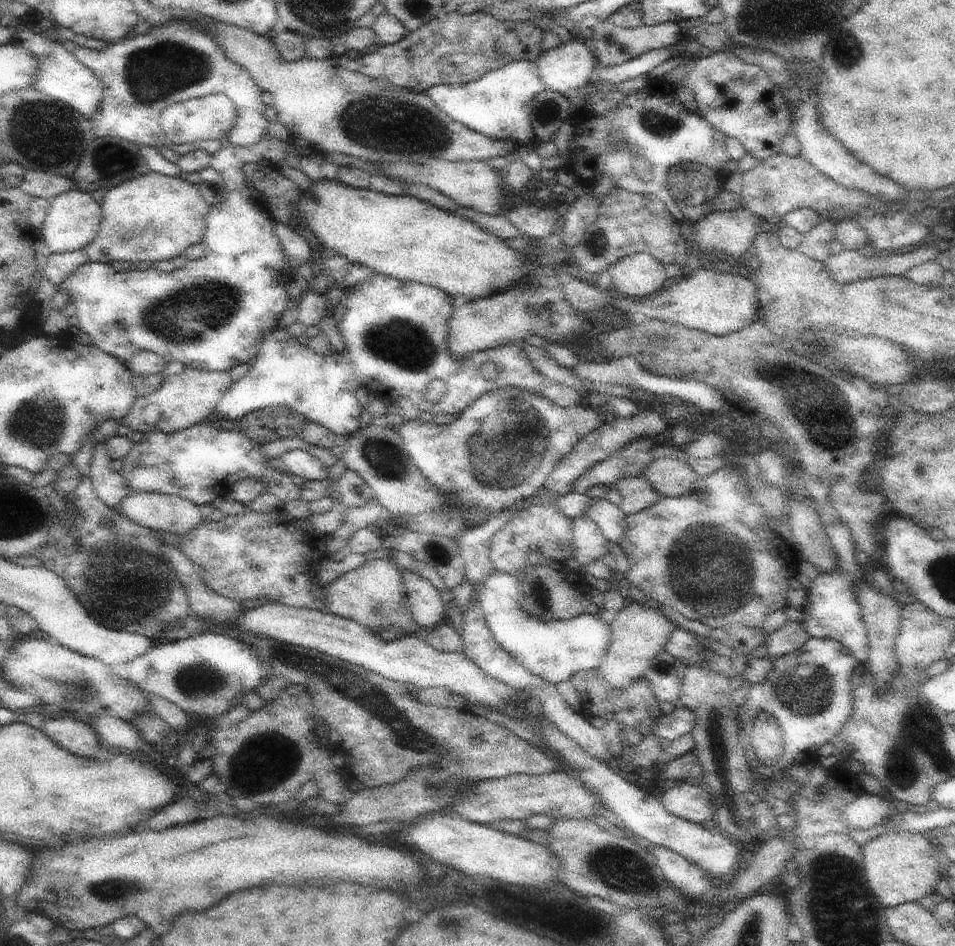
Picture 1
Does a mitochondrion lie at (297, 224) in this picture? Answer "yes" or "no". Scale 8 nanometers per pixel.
no

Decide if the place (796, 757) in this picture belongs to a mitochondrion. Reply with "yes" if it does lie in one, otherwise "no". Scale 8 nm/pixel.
no

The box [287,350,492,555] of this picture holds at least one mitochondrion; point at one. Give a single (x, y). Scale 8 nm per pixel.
(385, 458)

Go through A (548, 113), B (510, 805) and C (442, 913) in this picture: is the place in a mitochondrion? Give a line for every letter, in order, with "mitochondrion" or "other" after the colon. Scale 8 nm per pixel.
A: other
B: other
C: mitochondrion

